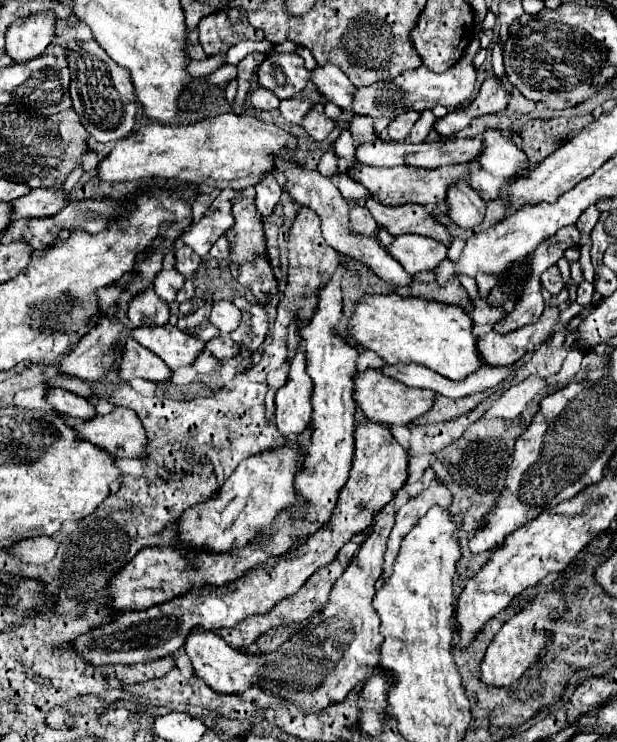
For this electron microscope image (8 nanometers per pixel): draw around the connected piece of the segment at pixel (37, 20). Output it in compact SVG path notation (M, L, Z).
M37 12L27 18L15 20L7 28L5 48L7 54L15 62L27 62L29 58L37 58L51 44L55 30L55 14L53 12Z

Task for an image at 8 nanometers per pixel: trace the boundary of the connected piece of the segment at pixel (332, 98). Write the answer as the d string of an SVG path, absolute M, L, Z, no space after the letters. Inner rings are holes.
M333 64L317 66L311 70L311 82L319 94L323 94L329 102L339 106L341 110L349 110L351 106L351 94L355 86L351 80L341 72L341 68L335 68Z

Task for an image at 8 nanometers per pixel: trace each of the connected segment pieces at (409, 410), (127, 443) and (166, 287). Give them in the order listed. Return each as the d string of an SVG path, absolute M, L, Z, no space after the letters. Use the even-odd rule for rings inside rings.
M365 370L365 372L357 372L355 374L355 404L357 408L373 422L379 424L409 424L411 420L415 420L417 416L425 414L431 404L433 404L433 392L427 392L423 388L411 388L405 386L401 382L397 382L391 376L385 376L379 370Z
M115 406L113 412L105 416L97 414L73 428L79 440L87 440L111 456L141 458L147 444L147 436L135 412L123 406Z
M171 268L171 270L161 270L155 276L153 290L159 294L161 300L171 304L175 300L175 294L183 288L183 284L185 284L185 276L179 274L175 268Z

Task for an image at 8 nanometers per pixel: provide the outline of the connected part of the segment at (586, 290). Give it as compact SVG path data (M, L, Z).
M581 282L581 284L577 286L577 304L589 306L589 304L591 304L591 298L593 298L593 284Z

